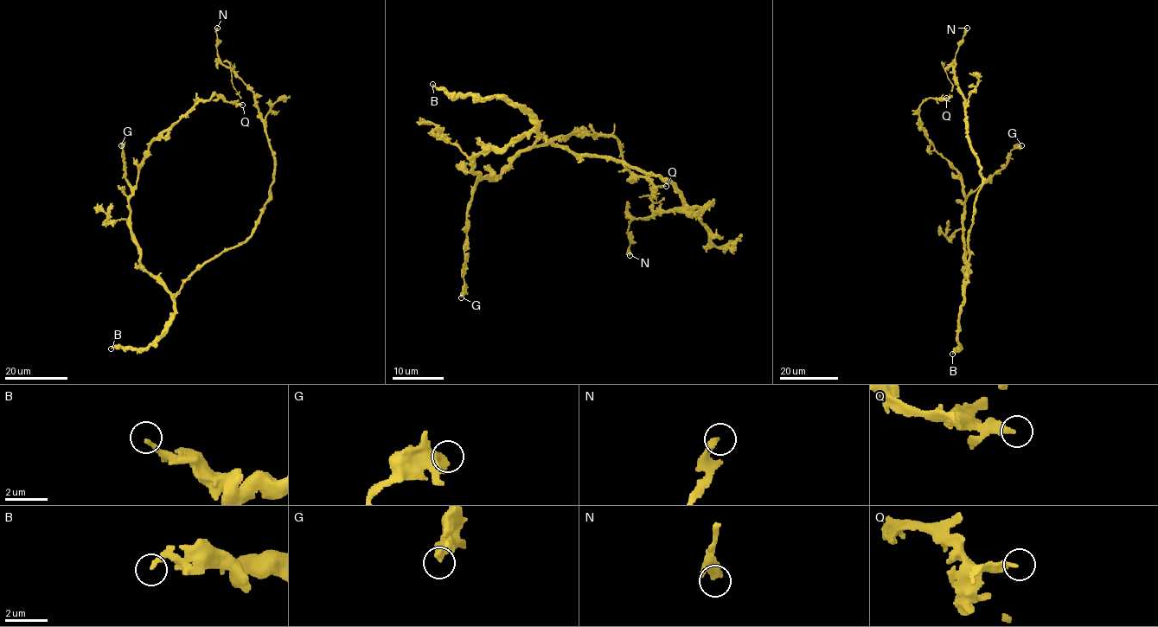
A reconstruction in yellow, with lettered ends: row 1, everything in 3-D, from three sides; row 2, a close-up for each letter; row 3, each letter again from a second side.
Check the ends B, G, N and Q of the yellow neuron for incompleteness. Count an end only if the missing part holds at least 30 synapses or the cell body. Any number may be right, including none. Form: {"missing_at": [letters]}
{"missing_at": []}

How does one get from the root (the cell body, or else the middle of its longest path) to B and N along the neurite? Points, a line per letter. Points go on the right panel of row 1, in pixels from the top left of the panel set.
B: (969, 269), (963, 304), (959, 317), (960, 345), (952, 354)
N: (969, 269), (968, 235), (982, 179), (979, 160), (965, 124), (966, 101), (954, 71), (958, 42), (967, 28)

